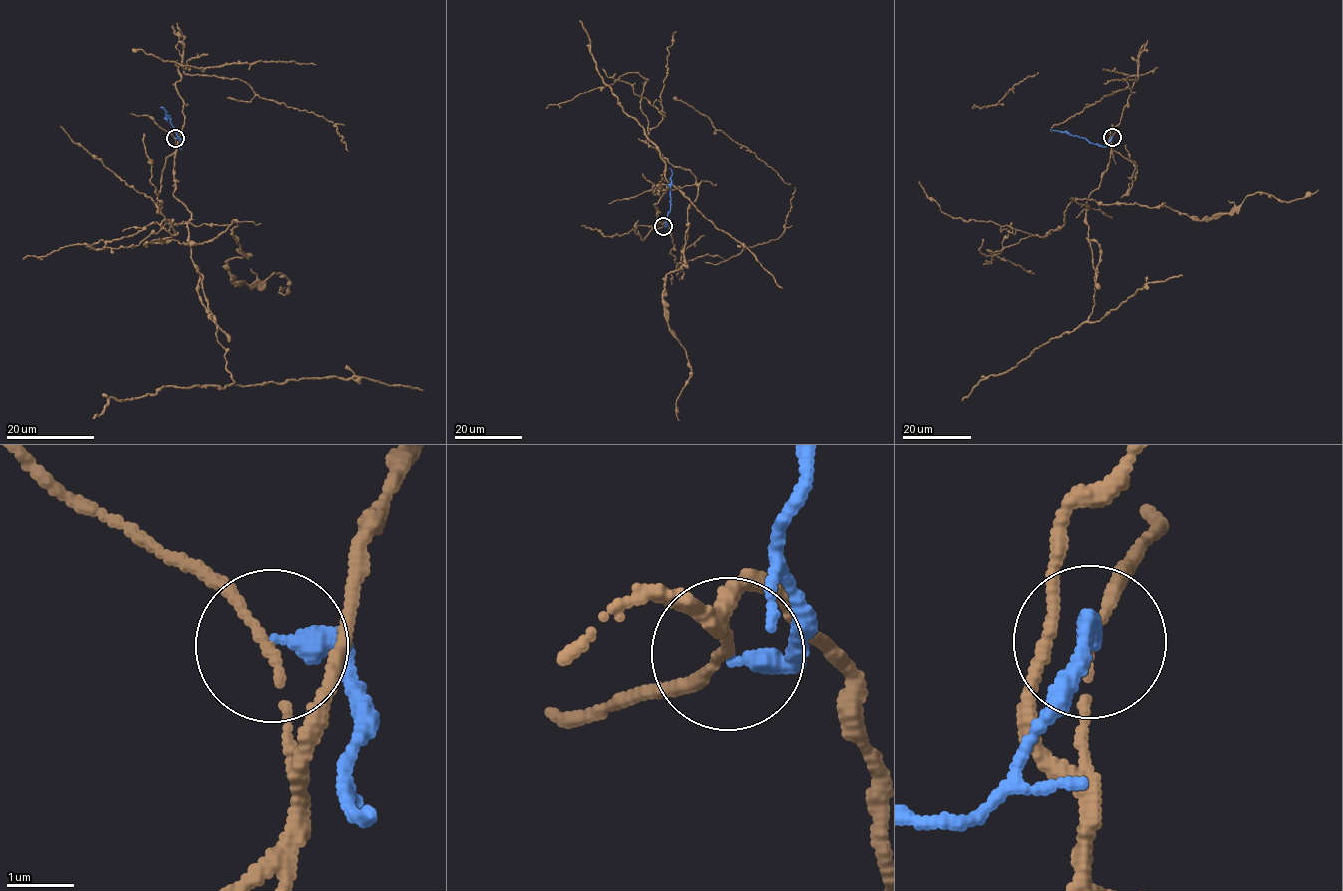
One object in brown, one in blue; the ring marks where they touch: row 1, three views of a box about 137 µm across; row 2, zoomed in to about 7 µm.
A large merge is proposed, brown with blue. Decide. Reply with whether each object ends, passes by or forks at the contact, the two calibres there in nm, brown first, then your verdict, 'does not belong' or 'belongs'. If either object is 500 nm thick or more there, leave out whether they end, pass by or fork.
brown passes by; blue ends; calibres 100 and 280 nm; does not belong

